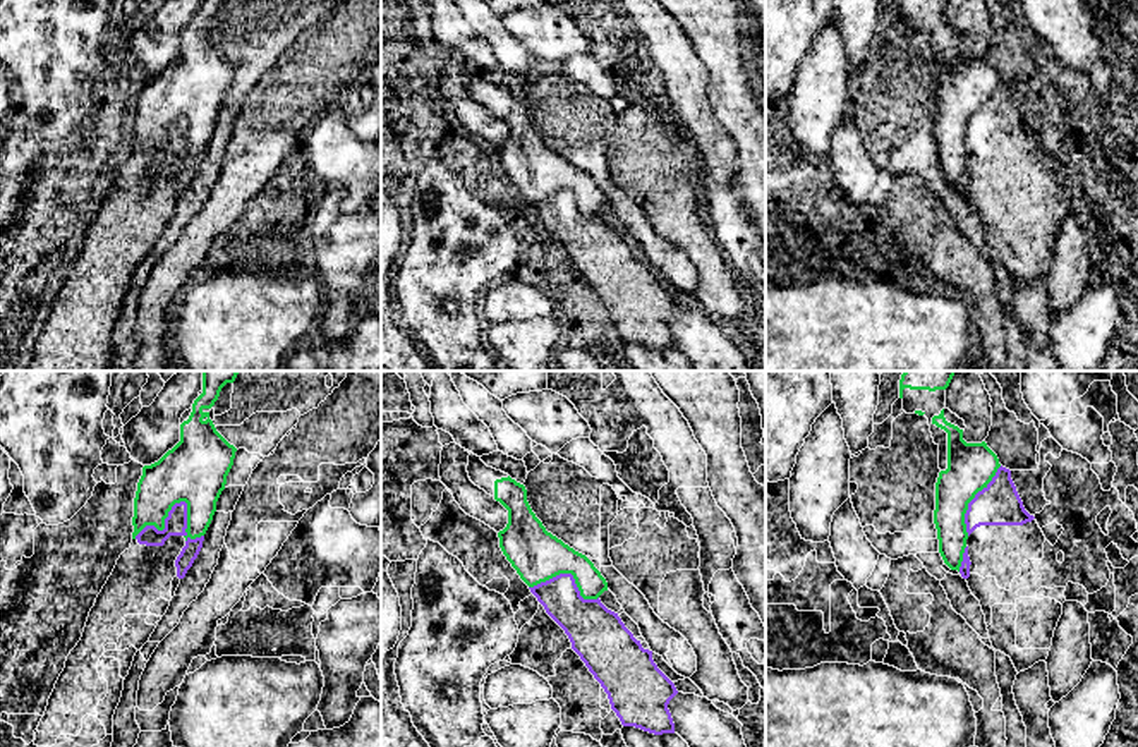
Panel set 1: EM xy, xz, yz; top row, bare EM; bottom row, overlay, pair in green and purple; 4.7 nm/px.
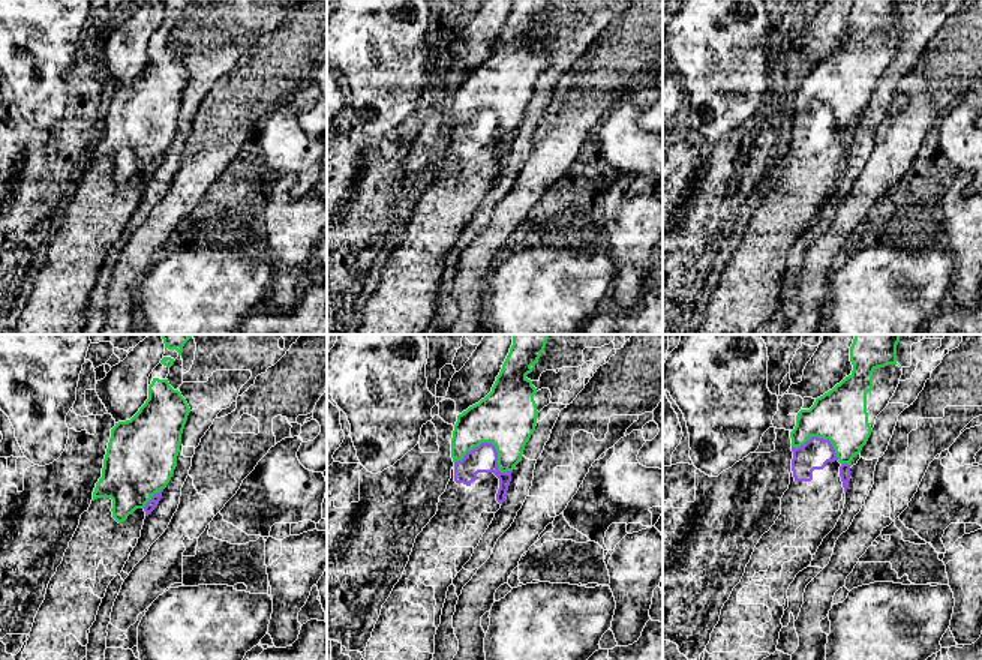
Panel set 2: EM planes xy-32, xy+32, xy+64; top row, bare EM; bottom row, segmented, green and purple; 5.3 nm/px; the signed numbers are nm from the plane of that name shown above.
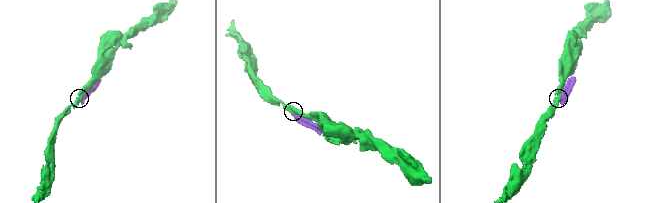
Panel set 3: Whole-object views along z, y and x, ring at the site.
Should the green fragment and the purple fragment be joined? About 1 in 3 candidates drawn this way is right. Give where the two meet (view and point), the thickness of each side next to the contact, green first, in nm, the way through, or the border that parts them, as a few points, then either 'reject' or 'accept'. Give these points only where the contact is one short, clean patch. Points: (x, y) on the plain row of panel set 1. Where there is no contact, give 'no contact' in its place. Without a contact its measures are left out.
contact xy (177, 117); calibres 300 and 110 nm; reject

